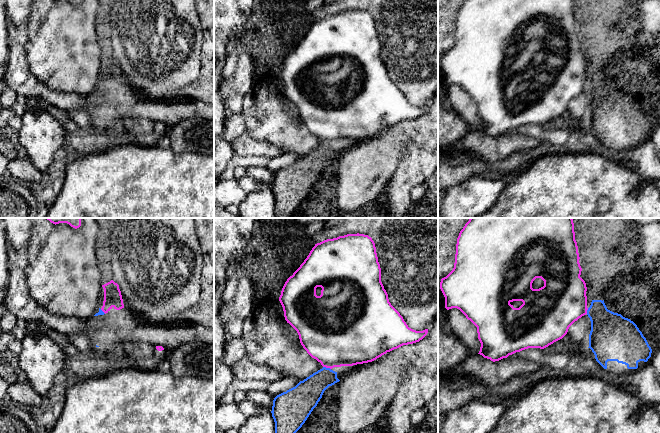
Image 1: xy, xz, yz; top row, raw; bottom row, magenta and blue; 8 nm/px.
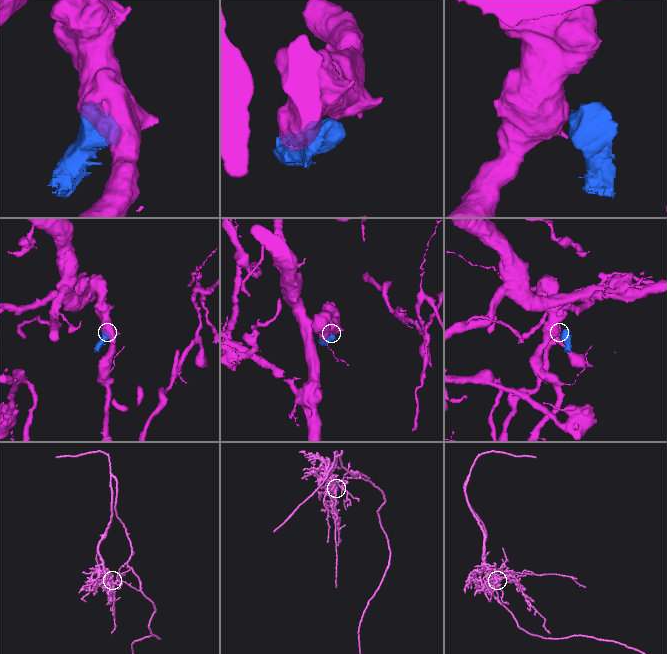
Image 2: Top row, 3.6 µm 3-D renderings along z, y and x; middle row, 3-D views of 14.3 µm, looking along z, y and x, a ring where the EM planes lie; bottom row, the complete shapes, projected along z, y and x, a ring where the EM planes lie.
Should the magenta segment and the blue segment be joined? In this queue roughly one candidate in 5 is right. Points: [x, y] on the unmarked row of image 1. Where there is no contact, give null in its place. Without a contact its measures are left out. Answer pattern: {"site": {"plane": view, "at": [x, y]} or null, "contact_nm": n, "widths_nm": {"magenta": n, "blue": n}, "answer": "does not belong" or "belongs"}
{"site": {"plane": "xz", "at": [327, 143]}, "contact_nm": 70, "widths_nm": {"magenta": 480, "blue": 200}, "answer": "does not belong"}

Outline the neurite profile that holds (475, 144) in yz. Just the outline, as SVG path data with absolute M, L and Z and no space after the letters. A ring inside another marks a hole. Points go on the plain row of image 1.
M477 129L470 130L453 145L457 156L462 160L478 158L488 162L497 162L541 144L539 139L518 133L503 134L493 138Z

